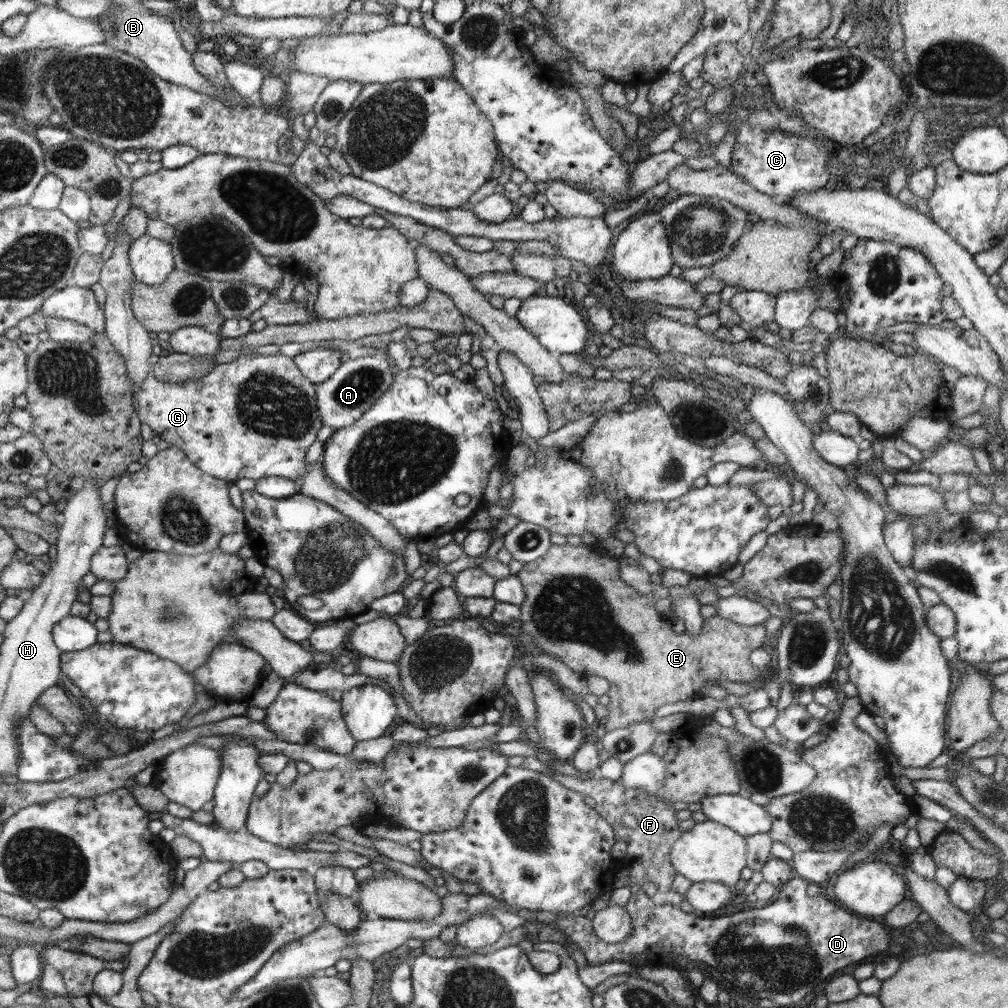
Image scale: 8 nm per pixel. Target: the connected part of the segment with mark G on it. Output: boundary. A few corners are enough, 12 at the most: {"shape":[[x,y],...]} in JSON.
{"shape":[[294,358],[136,388],[142,424],[205,473],[300,481],[322,428]]}

